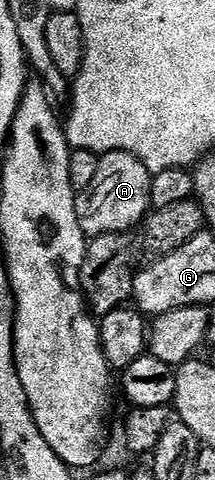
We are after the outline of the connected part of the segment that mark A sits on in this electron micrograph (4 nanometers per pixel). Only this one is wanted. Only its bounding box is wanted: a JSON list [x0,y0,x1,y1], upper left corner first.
[75,152,153,236]

